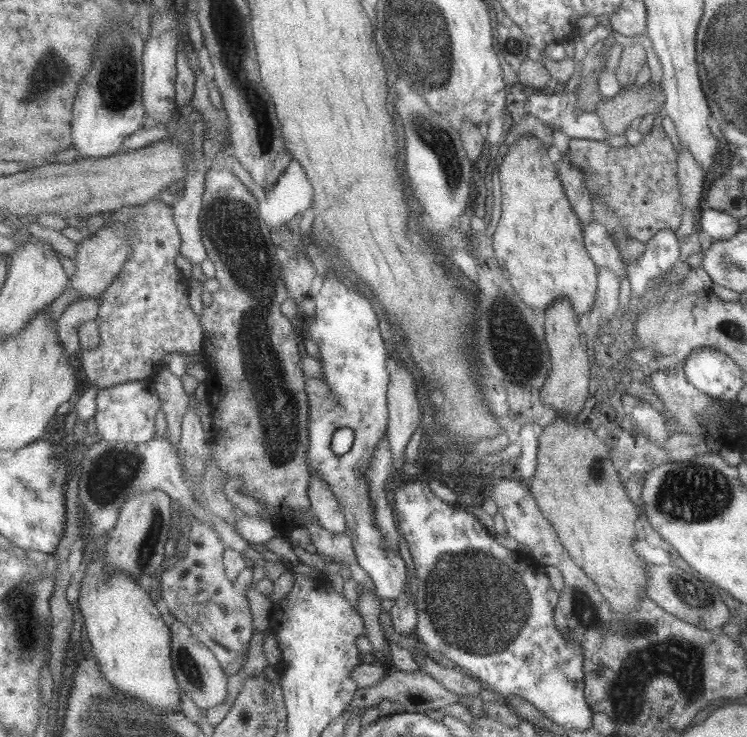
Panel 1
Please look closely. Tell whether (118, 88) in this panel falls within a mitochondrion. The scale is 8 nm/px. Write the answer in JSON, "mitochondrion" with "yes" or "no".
{"mitochondrion":"yes"}

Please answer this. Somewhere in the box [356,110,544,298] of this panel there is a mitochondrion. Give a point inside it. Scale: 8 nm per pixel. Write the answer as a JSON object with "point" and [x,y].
{"point":[438,139]}

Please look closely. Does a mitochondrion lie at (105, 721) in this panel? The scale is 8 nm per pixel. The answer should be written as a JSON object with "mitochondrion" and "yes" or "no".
{"mitochondrion":"yes"}

